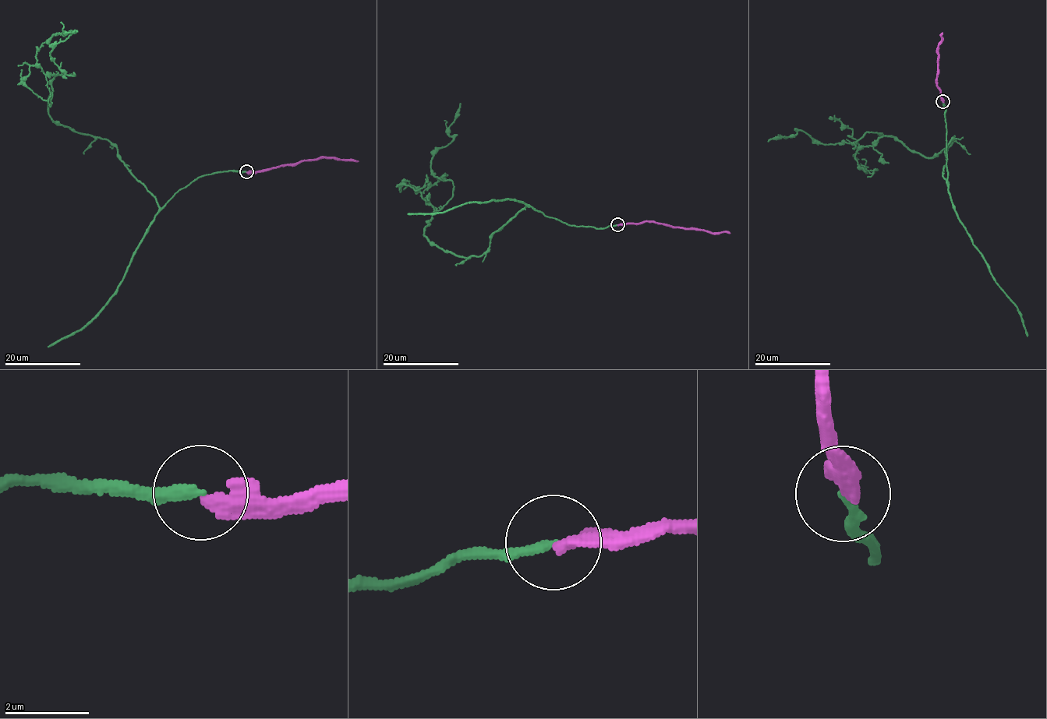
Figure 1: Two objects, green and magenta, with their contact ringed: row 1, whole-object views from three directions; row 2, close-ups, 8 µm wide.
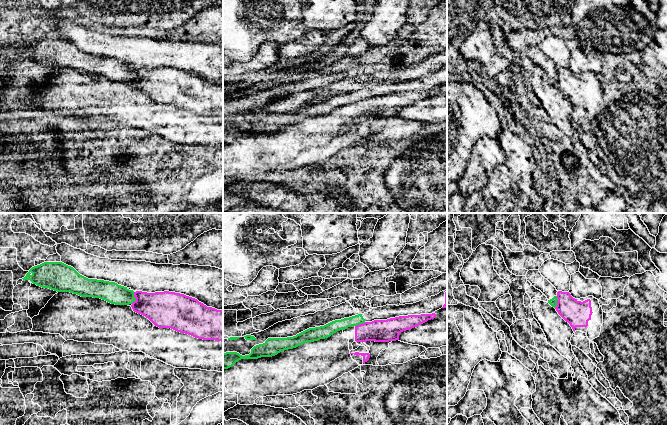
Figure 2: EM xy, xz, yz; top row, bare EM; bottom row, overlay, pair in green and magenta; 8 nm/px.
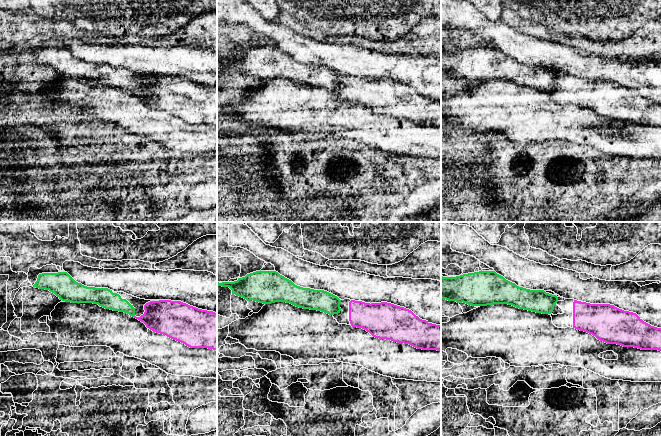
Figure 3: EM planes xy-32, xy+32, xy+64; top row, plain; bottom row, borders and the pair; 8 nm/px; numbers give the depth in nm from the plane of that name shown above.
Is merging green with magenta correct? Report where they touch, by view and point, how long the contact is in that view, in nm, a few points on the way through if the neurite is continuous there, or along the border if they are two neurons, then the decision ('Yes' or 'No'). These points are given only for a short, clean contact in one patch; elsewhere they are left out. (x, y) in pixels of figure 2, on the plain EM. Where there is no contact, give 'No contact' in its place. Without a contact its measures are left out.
Touches green at xy (135, 74). Shared border 100 nm. Boundary: xy (134, 68), (135, 75), (131, 79). No

